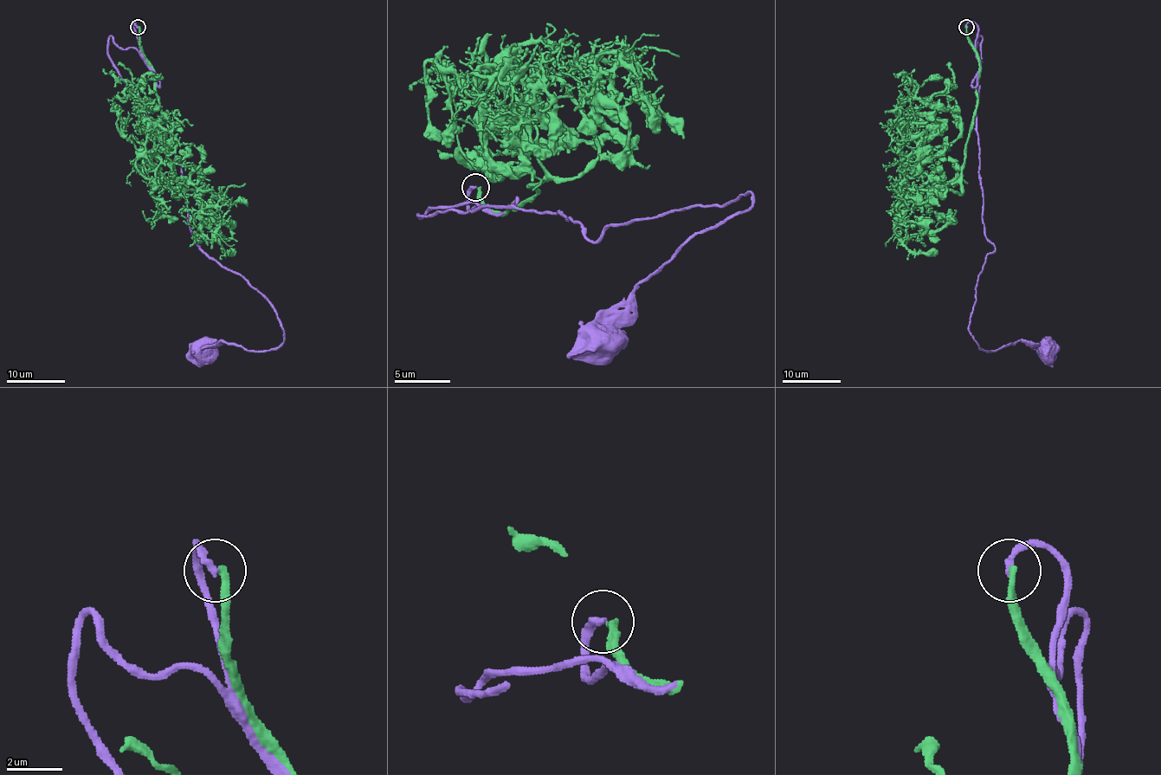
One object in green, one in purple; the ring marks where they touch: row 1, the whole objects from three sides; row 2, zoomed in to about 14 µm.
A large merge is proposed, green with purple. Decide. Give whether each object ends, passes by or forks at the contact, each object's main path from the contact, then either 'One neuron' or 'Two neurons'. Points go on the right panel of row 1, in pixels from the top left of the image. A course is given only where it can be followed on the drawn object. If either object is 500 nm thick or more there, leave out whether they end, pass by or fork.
At the ring green ends. At the ring purple ends. Course of green: (965, 28), (977, 102), (961, 176), (944, 184), (910, 165), (959, 133), (946, 66). Course of purple: (965, 28), (995, 248), (970, 335), (1056, 358). Two neurons

